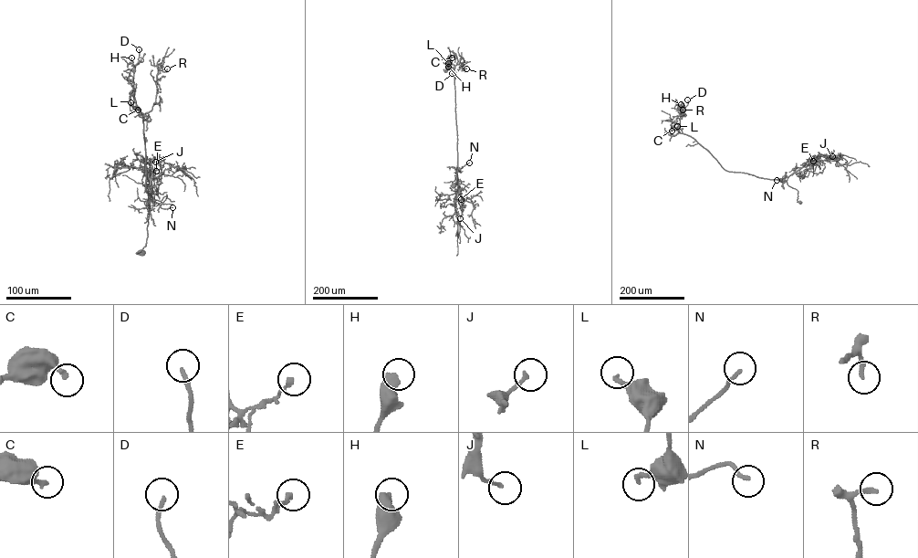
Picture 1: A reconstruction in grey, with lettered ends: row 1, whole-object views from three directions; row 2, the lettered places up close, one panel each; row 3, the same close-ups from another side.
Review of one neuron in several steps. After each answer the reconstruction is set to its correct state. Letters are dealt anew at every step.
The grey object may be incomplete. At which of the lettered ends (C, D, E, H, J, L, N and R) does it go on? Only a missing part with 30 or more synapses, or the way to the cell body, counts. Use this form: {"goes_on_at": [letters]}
{"goes_on_at": []}

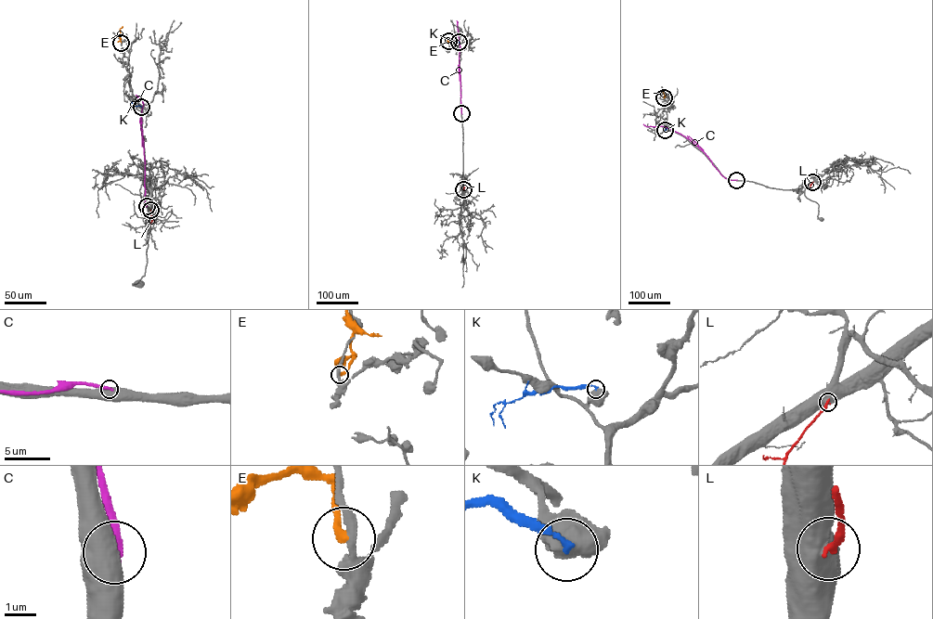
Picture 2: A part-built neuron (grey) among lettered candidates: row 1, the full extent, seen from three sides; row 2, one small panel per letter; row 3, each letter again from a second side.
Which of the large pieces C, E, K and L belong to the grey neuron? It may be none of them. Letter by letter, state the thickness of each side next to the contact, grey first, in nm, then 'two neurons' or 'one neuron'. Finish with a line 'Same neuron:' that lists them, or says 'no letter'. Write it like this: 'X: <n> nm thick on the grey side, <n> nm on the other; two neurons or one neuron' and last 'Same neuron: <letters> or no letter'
C: 1000 nm thick on the grey side, 280 nm on the other; two neurons
E: 280 nm thick on the grey side, 240 nm on the other; two neurons
K: 700 nm thick on the grey side, 170 nm on the other; two neurons
L: 750 nm thick on the grey side, 240 nm on the other; two neurons
Same neuron: no letter

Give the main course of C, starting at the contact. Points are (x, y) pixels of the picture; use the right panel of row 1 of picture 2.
C: (736, 180), (725, 178), (706, 154), (685, 136), (666, 127), (643, 124)

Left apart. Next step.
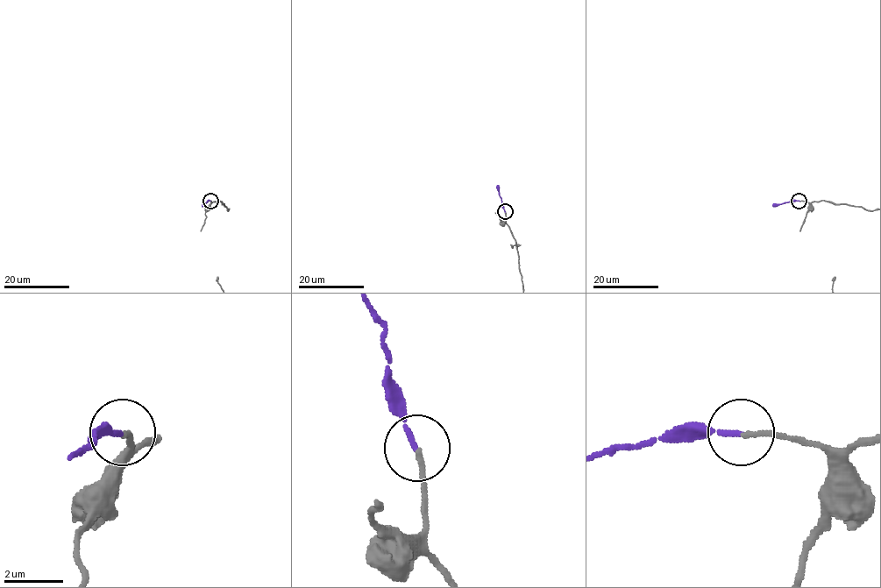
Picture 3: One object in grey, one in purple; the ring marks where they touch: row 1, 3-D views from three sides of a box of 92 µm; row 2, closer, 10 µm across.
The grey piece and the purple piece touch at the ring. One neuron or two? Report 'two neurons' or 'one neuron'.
one neuron

